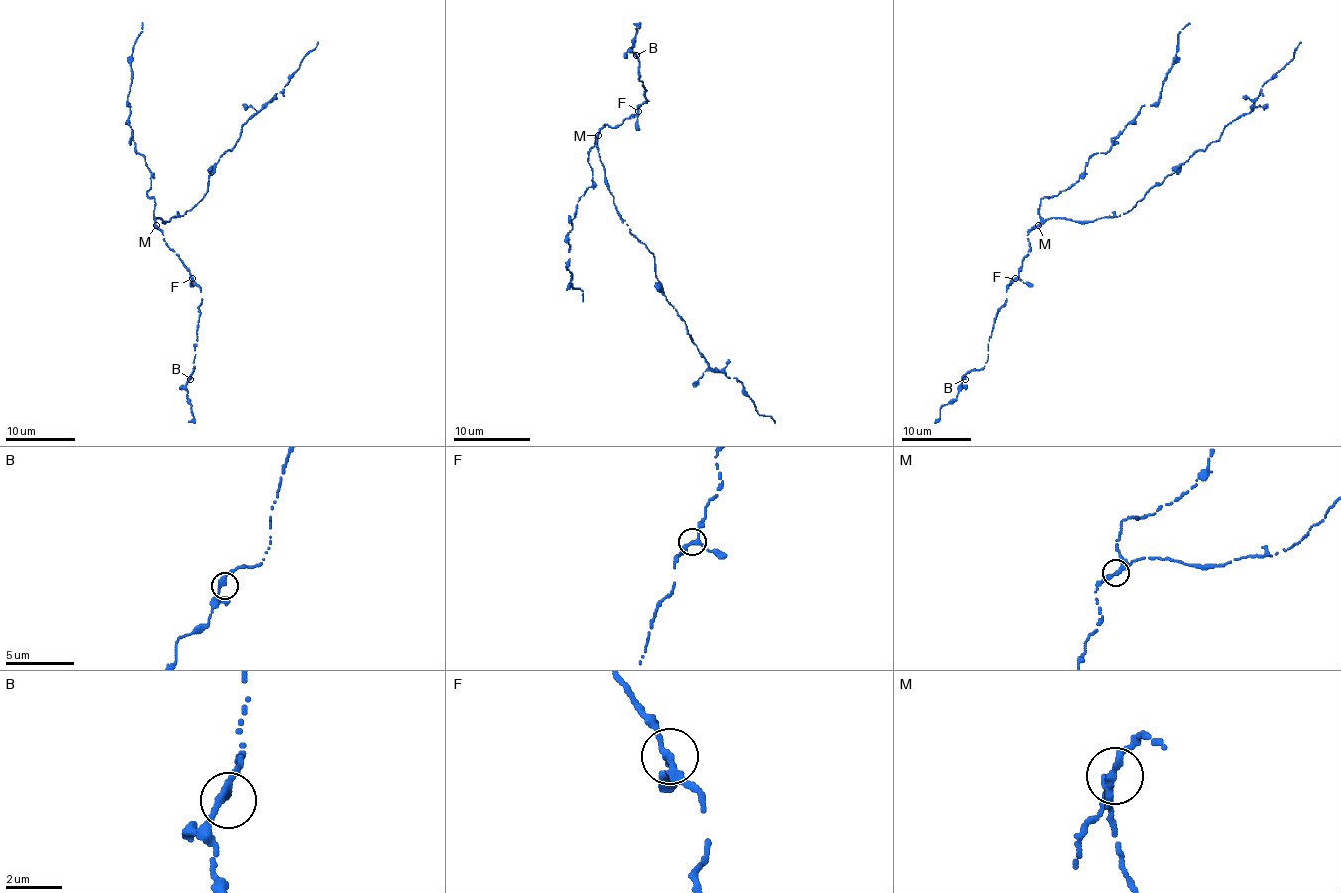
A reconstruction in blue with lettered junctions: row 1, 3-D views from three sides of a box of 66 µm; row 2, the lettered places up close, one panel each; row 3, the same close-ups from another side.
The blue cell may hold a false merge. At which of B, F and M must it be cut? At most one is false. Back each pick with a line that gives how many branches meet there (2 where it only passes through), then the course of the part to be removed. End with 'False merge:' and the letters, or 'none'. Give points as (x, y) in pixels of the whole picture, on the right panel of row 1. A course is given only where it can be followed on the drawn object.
False merge: none

